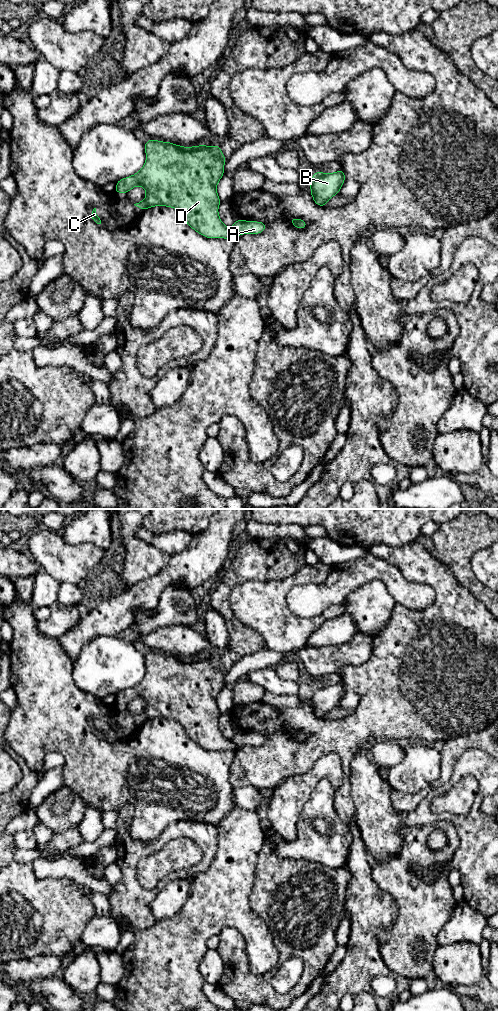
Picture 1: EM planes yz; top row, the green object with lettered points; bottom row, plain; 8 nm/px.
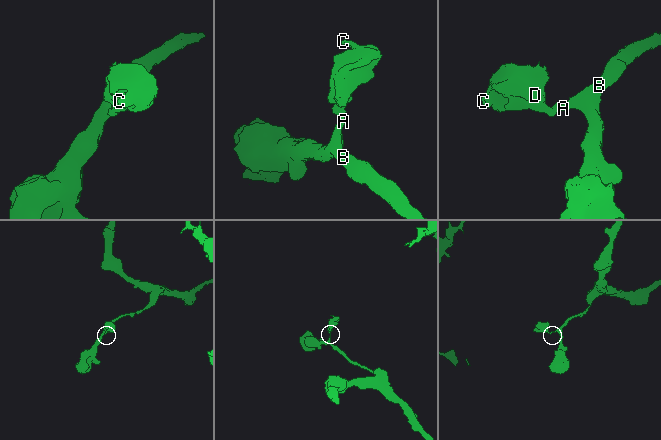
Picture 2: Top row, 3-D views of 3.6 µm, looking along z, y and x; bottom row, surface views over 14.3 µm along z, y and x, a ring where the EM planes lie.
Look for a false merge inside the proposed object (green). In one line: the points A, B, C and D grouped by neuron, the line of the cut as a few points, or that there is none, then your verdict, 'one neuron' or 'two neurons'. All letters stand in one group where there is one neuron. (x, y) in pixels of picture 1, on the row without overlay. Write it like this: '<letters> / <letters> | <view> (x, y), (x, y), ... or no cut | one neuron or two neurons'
A B / C D | yz (230, 740), (238, 747) | two neurons

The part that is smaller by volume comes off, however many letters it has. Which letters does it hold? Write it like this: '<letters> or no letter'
C, D

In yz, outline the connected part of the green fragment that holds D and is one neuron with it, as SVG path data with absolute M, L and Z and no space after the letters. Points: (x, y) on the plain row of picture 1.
M150 651L144 655L146 664L146 674L144 678L135 686L123 690L116 694L115 705L128 705L135 698L142 698L146 703L146 710L136 716L140 721L146 722L156 717L167 718L177 721L184 729L186 735L199 746L206 750L236 751L238 747L226 739L218 726L218 719L221 715L216 698L224 687L223 679L226 670L222 666L218 656L213 659L206 657L183 659L170 654L162 654Z

